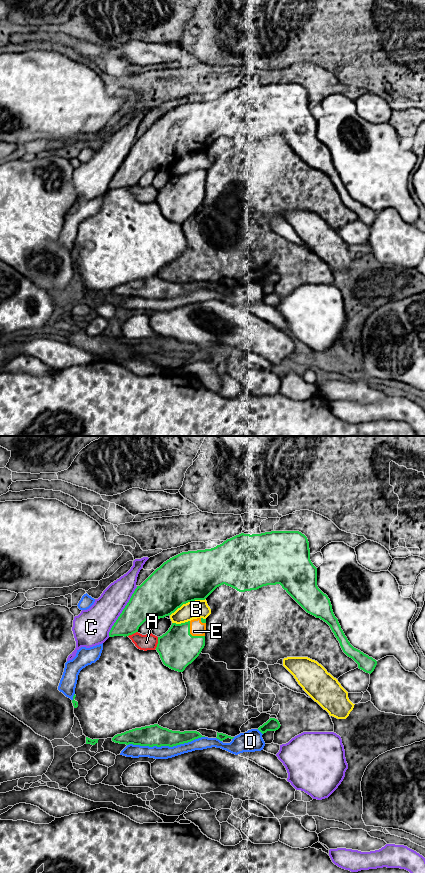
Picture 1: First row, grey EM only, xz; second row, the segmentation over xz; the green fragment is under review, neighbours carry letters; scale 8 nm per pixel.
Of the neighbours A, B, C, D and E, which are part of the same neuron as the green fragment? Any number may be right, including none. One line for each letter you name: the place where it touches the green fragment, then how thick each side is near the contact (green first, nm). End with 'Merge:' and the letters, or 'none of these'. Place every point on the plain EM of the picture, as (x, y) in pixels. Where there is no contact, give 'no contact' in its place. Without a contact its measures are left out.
E: contact xz (190, 186); calibres 300 and 120 nm
Merge: E

